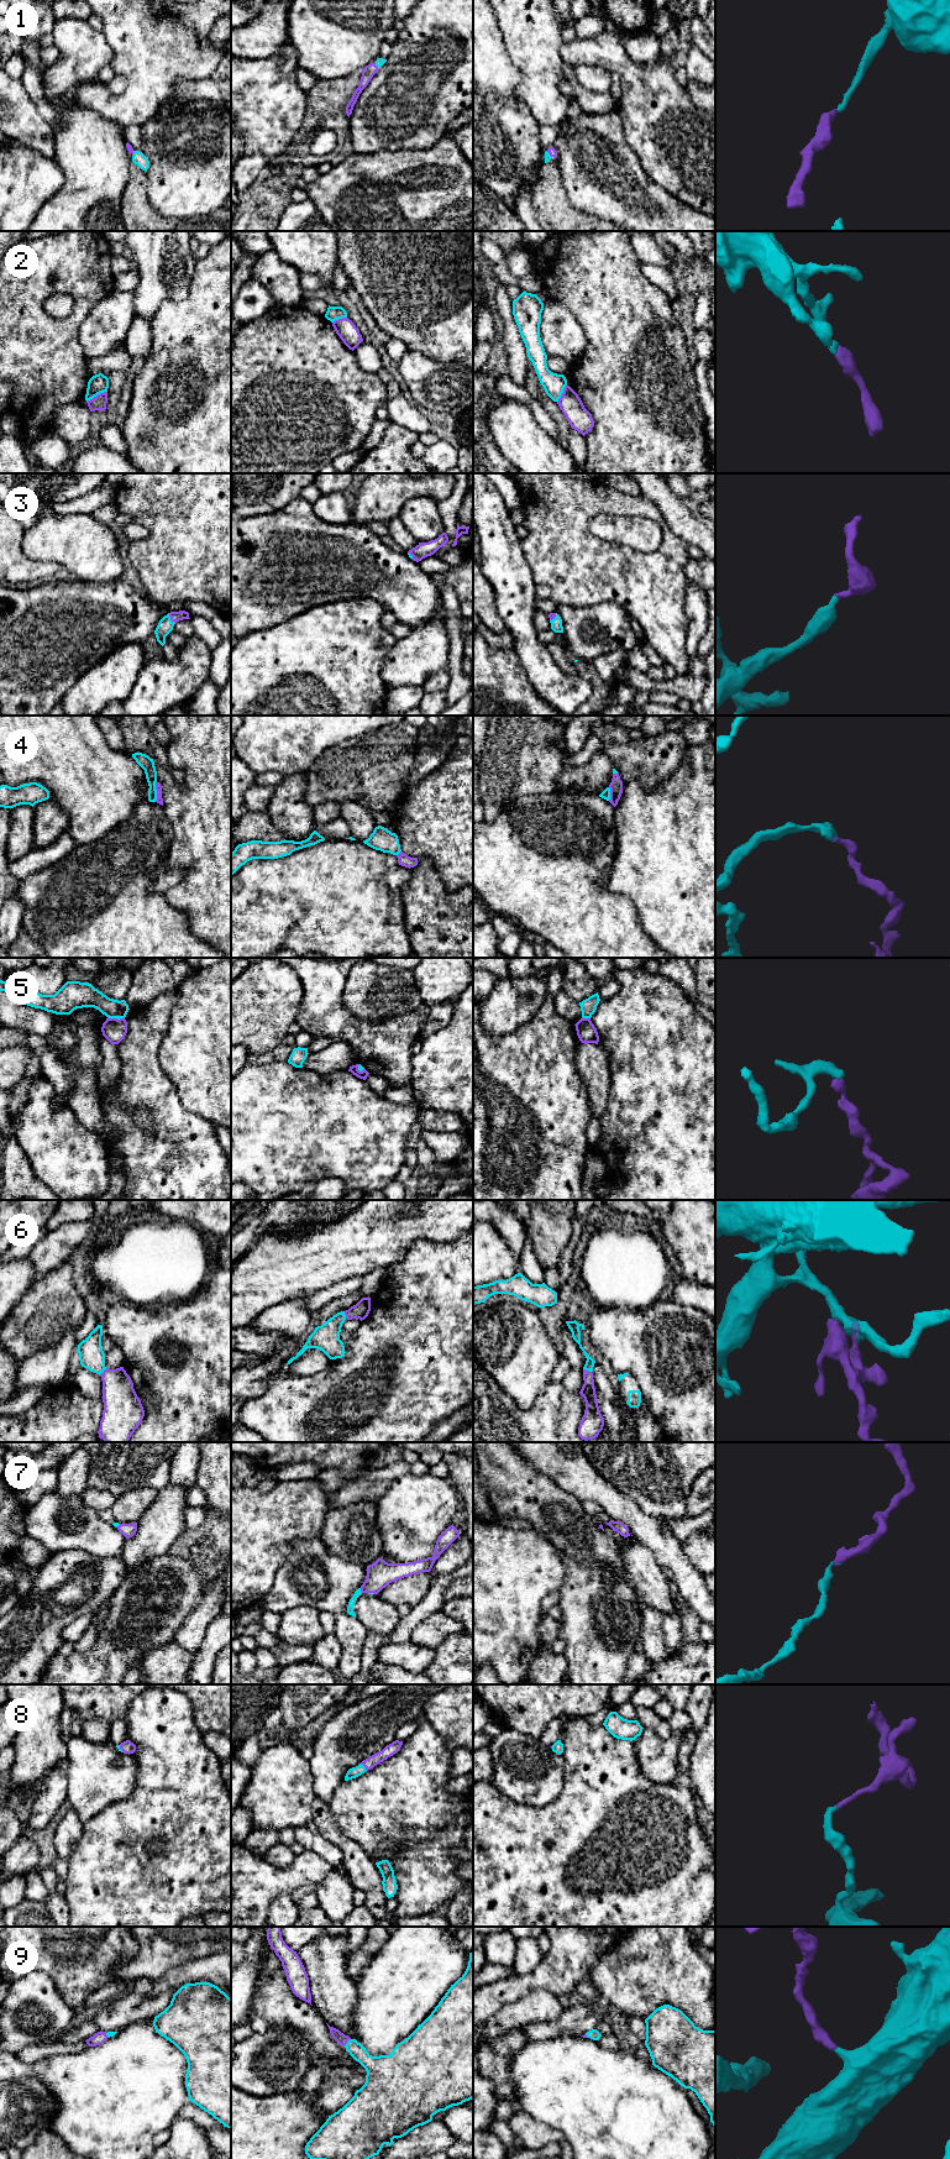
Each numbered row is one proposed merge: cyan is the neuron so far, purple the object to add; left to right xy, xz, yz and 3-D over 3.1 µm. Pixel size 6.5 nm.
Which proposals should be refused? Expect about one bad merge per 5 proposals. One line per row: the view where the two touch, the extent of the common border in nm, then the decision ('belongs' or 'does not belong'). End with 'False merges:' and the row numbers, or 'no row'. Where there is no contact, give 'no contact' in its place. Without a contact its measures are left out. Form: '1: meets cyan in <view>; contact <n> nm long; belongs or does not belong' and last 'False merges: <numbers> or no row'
1: meets cyan in yz; contact 50 nm long; belongs
2: meets cyan in xy; contact 150 nm long; does not belong
3: meets cyan in xy; contact 80 nm long; belongs
4: meets cyan in xy; contact 140 nm long; belongs
5: meets cyan in xy; contact 110 nm long; does not belong
6: meets cyan in yz; contact 60 nm long; belongs
7: meets cyan in xz; contact 40 nm long; belongs
8: meets cyan in xz; contact 70 nm long; belongs
9: meets cyan in xz; contact 70 nm long; belongs
False merges: 2, 5

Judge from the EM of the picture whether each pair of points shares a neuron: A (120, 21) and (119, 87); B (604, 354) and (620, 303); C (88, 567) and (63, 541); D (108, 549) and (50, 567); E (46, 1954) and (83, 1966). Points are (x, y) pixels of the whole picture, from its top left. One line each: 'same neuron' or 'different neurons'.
A: different neurons
B: same neuron
C: same neuron
D: different neurons
E: same neuron

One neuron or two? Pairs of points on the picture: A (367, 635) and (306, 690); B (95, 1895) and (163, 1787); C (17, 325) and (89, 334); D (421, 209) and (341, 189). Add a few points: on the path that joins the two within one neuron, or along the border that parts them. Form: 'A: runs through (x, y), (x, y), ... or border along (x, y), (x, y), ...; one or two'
A: runs through (352, 645), (321, 675); one
B: runs through (122, 1869), (163, 1824), (163, 1814); one
C: border along (93, 307), (79, 326), (79, 344), (85, 359); two
D: runs through (402, 209), (384, 209), (369, 200), (361, 199); one

